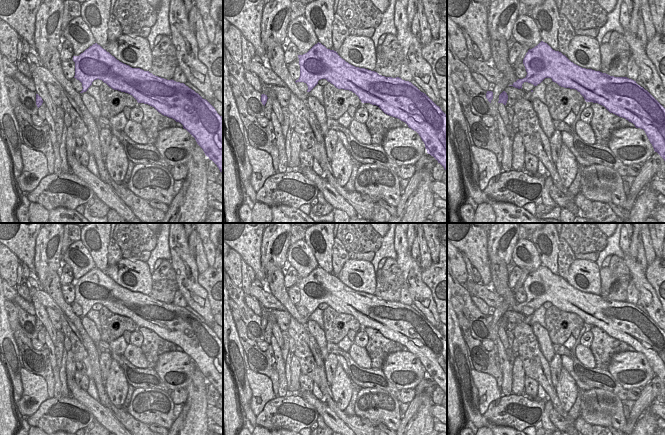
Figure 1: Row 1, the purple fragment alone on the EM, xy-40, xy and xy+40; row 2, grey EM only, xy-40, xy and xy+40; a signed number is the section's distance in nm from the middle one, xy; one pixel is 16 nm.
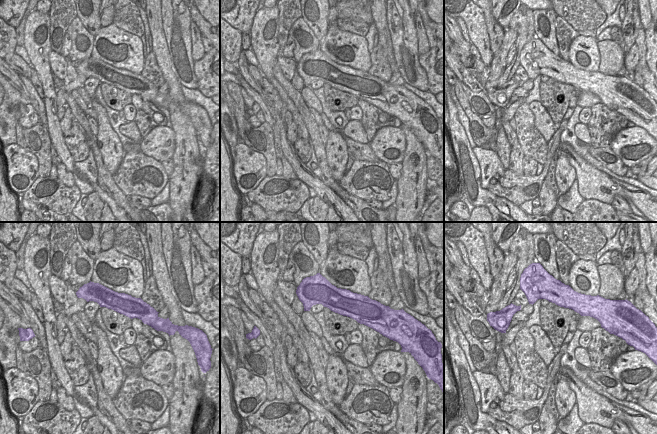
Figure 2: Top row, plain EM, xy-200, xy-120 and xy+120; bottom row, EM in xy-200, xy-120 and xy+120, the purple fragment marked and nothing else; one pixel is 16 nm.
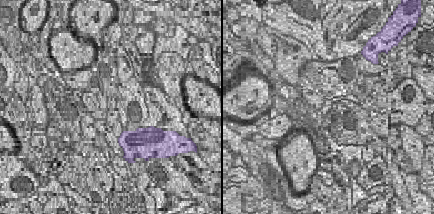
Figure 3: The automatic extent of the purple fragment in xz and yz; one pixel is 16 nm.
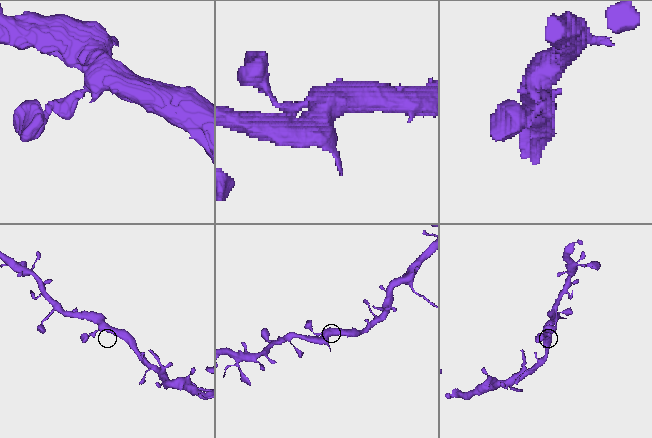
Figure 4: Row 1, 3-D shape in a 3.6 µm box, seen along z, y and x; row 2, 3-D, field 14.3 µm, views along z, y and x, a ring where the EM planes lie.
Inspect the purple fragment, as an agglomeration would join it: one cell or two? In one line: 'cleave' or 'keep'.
keep

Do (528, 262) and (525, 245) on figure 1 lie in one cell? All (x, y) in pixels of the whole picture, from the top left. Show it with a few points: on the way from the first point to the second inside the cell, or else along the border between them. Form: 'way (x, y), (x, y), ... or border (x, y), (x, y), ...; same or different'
way (527, 258), (525, 256), (525, 249); same

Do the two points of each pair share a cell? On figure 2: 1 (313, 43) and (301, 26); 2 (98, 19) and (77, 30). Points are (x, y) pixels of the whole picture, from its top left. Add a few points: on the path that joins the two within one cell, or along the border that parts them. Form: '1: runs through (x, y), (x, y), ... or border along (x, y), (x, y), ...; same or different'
1: runs through (309, 39), (303, 30); same
2: border along (77, 16), (82, 25), (94, 36); different

